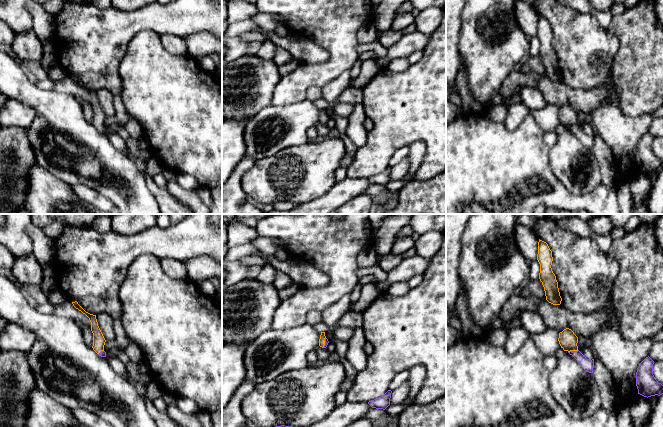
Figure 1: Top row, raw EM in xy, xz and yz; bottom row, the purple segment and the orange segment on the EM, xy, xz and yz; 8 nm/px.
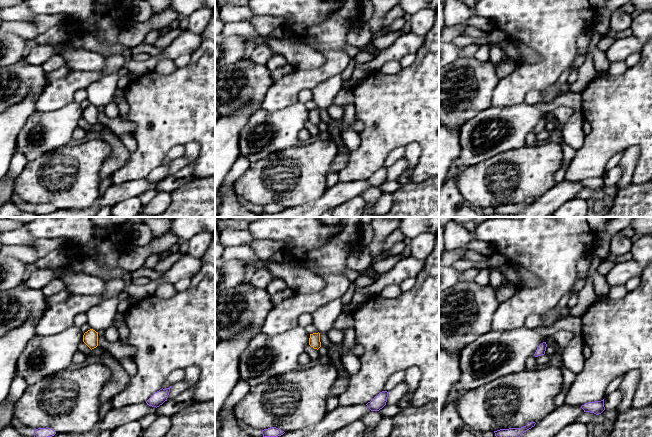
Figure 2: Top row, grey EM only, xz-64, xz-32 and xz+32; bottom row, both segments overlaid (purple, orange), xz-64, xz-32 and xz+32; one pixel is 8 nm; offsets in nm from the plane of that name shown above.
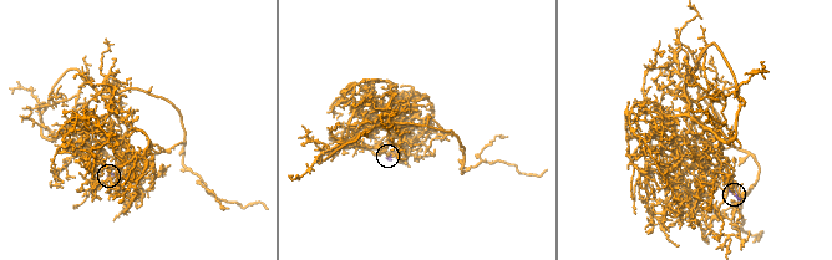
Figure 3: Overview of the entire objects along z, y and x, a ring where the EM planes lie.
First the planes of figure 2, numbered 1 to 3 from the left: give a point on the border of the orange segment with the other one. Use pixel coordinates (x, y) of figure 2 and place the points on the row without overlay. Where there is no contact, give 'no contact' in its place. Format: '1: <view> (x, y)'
1: no contact
2: no contact
3: no contact

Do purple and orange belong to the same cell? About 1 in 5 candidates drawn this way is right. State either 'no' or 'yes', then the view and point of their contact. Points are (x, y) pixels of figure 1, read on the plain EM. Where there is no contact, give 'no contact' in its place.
yes; contact yz (573, 127)

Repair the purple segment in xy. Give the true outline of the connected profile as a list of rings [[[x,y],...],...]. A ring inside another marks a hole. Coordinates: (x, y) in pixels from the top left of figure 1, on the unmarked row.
[[[77,77],[72,78],[73,82],[81,87],[83,90],[85,90],[90,98],[91,98],[91,107],[93,109],[93,126],[101,133],[106,133],[106,128],[104,127],[104,121],[105,121],[105,114],[98,102],[98,98],[96,95],[96,91],[90,90],[86,88],[79,80]]]

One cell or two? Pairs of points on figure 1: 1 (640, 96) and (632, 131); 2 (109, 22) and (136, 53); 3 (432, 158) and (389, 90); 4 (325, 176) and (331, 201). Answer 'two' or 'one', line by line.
1: two
2: two
3: one
4: two

